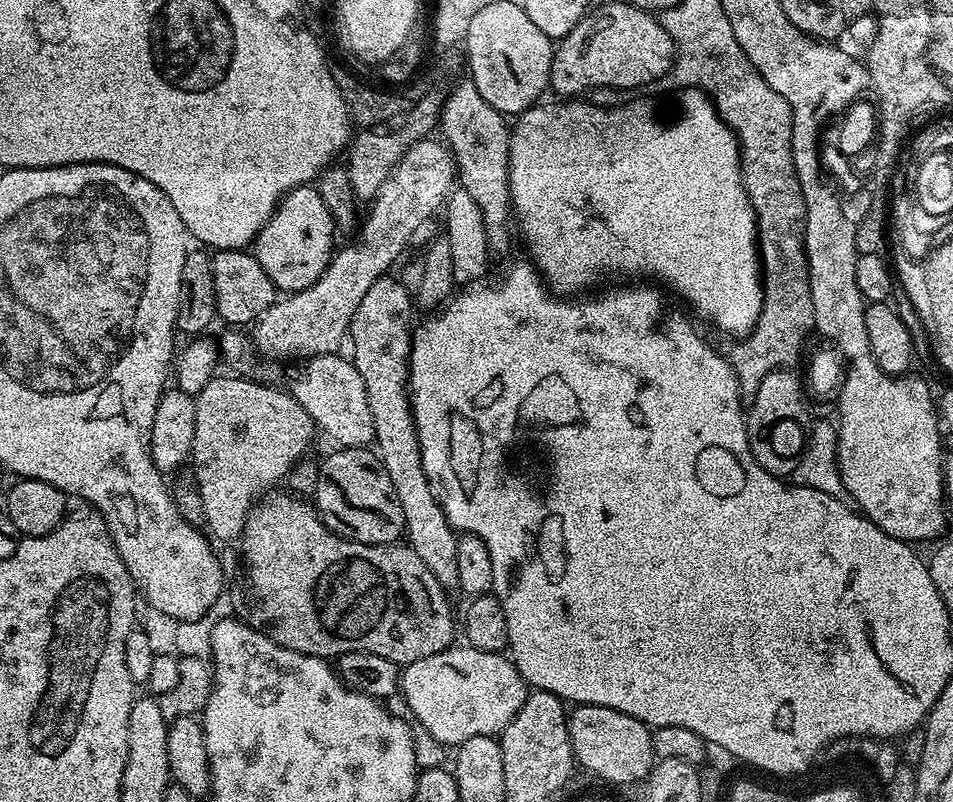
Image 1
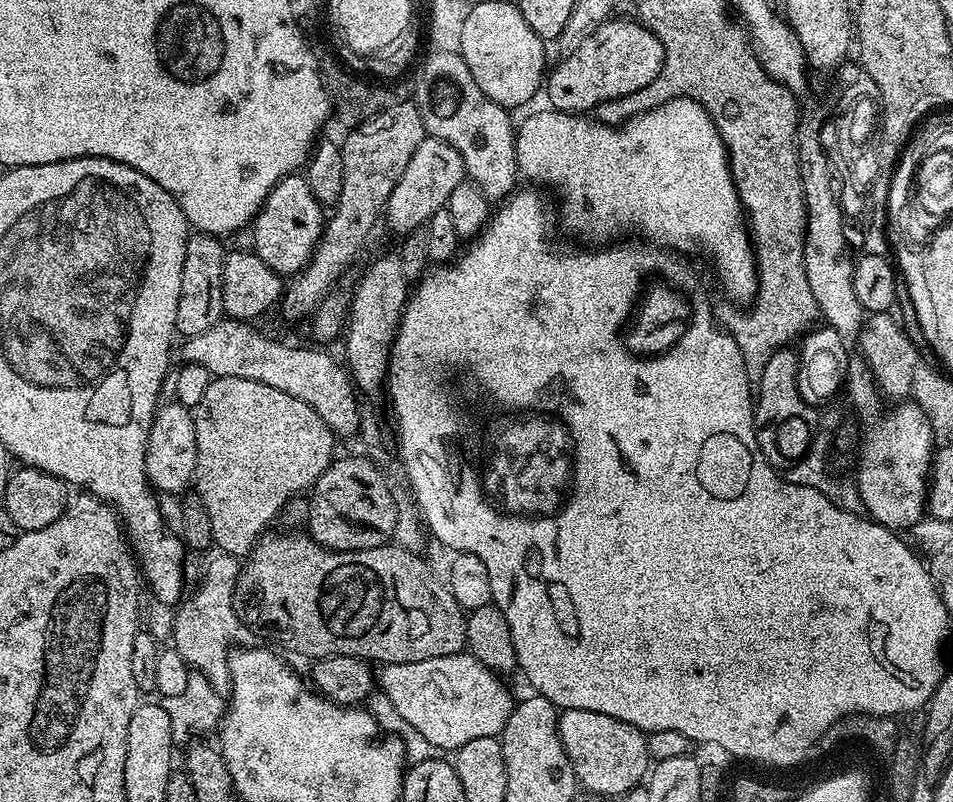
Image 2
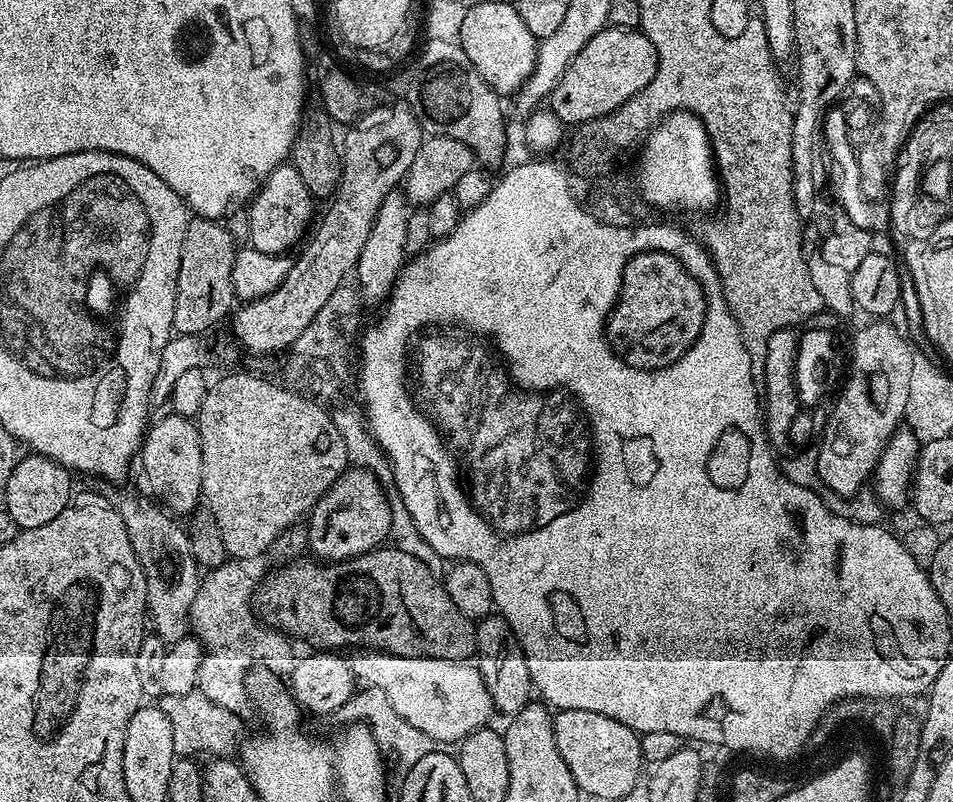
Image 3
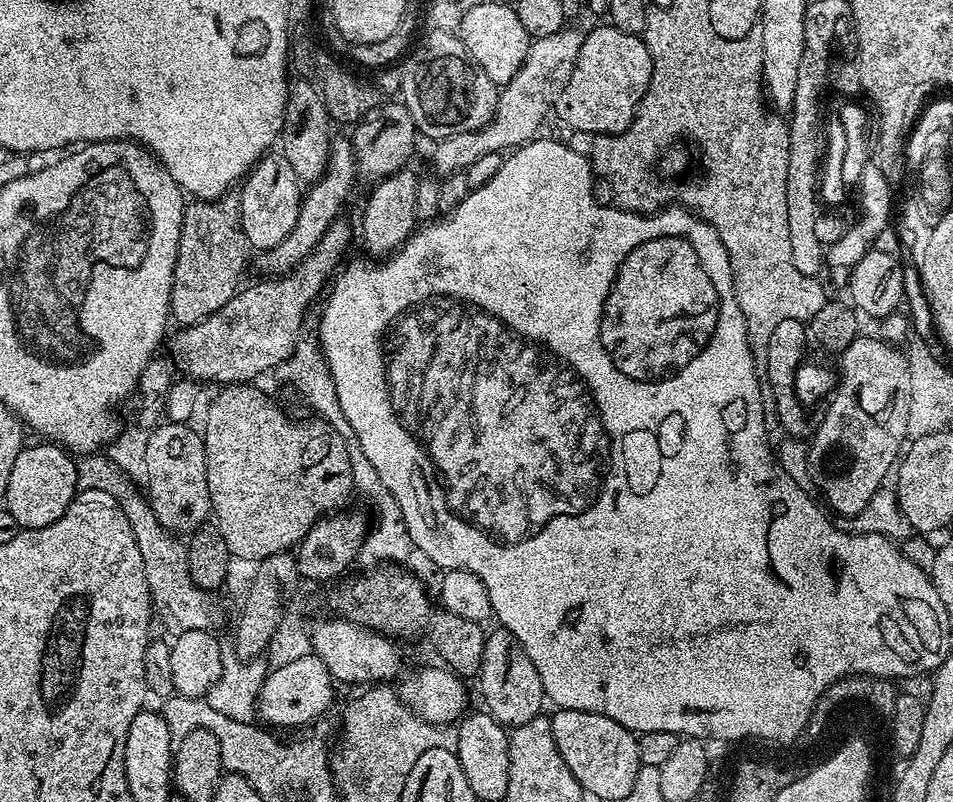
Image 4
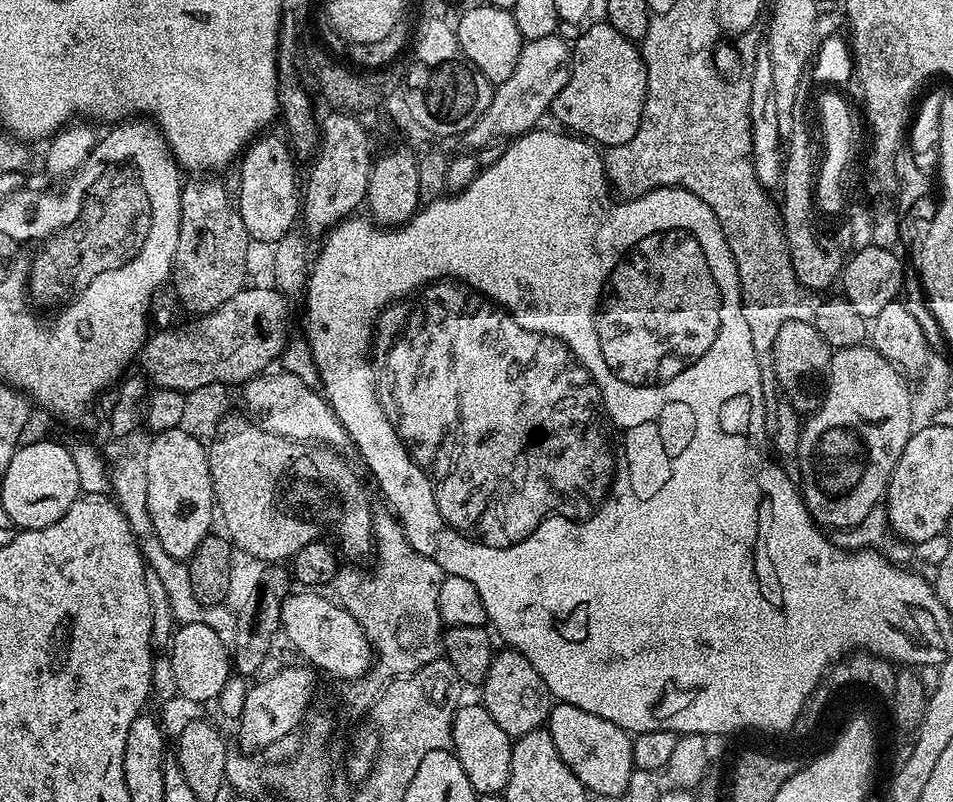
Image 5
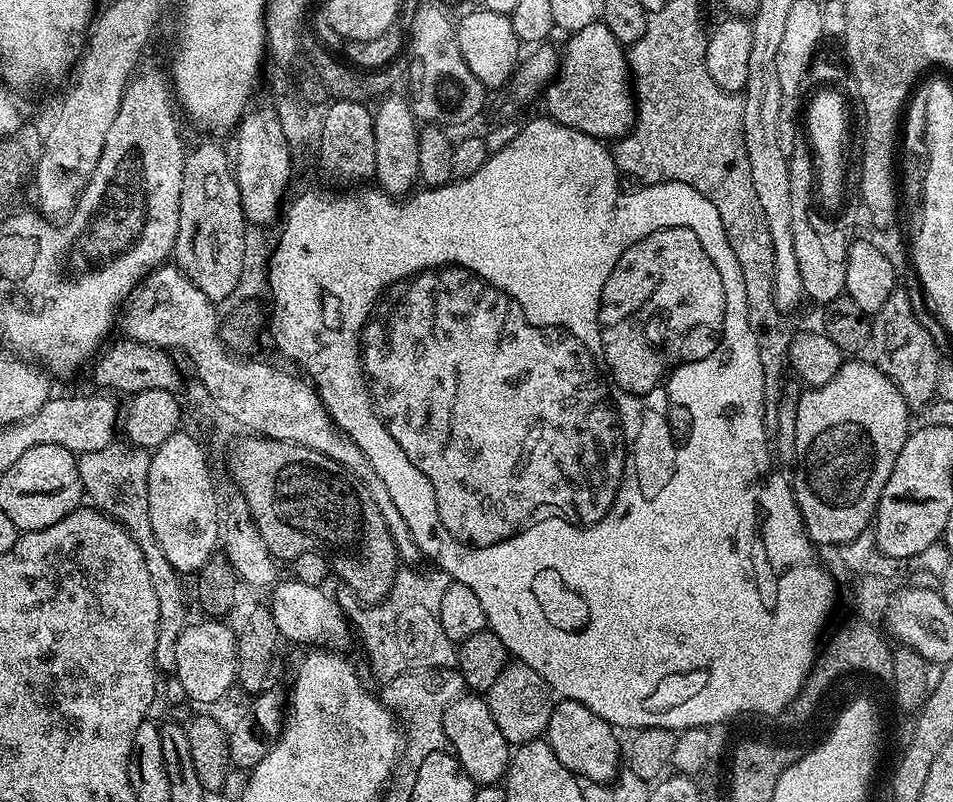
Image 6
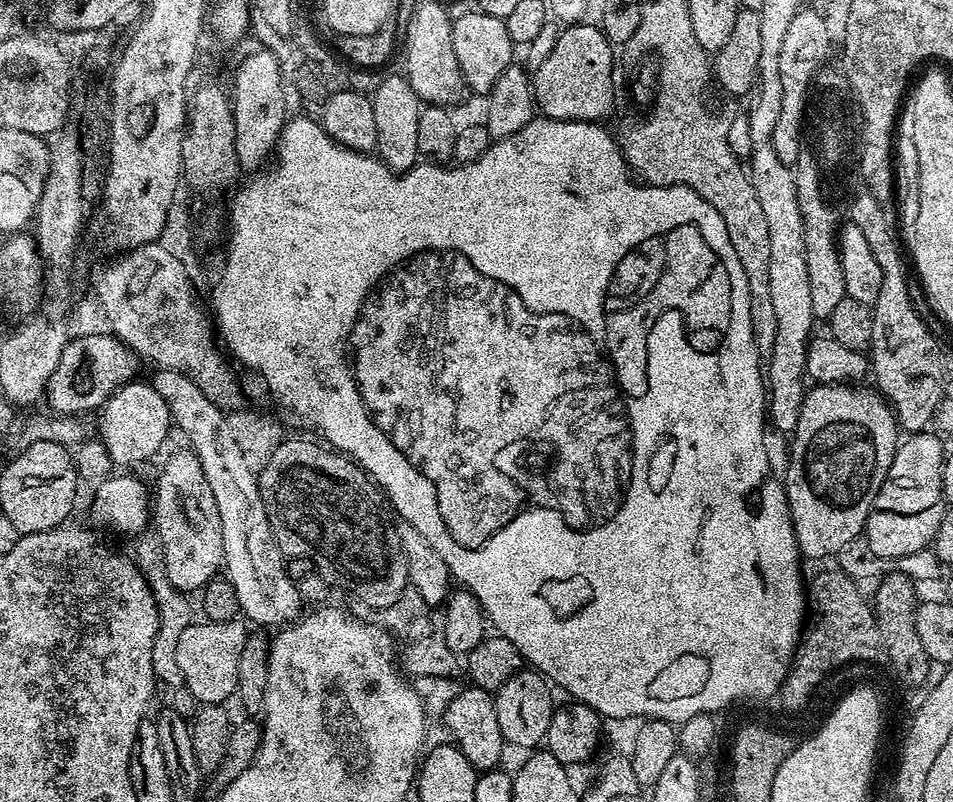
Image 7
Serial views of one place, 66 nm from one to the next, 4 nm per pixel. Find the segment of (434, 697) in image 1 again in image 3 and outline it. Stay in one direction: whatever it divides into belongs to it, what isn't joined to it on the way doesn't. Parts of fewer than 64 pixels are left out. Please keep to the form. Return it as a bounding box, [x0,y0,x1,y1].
[349,649,494,743]

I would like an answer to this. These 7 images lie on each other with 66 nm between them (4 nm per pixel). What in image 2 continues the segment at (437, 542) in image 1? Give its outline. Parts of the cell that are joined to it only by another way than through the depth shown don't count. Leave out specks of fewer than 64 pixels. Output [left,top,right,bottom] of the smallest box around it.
[344,255,410,393]

